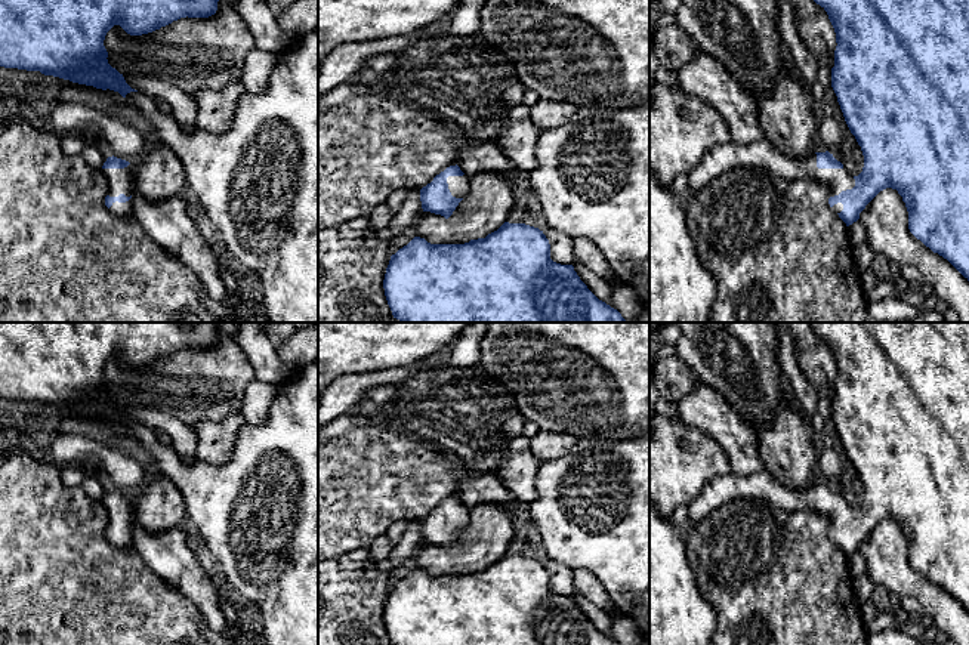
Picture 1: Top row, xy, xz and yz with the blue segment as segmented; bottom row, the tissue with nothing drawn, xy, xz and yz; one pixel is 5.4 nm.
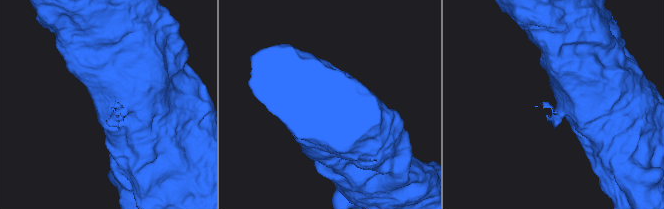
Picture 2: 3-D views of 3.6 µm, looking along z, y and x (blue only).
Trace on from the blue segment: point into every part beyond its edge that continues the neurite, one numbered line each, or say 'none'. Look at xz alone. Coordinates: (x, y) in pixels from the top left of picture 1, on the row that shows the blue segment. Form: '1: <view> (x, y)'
1: xz (459, 187)

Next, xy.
1: xy (120, 181)

